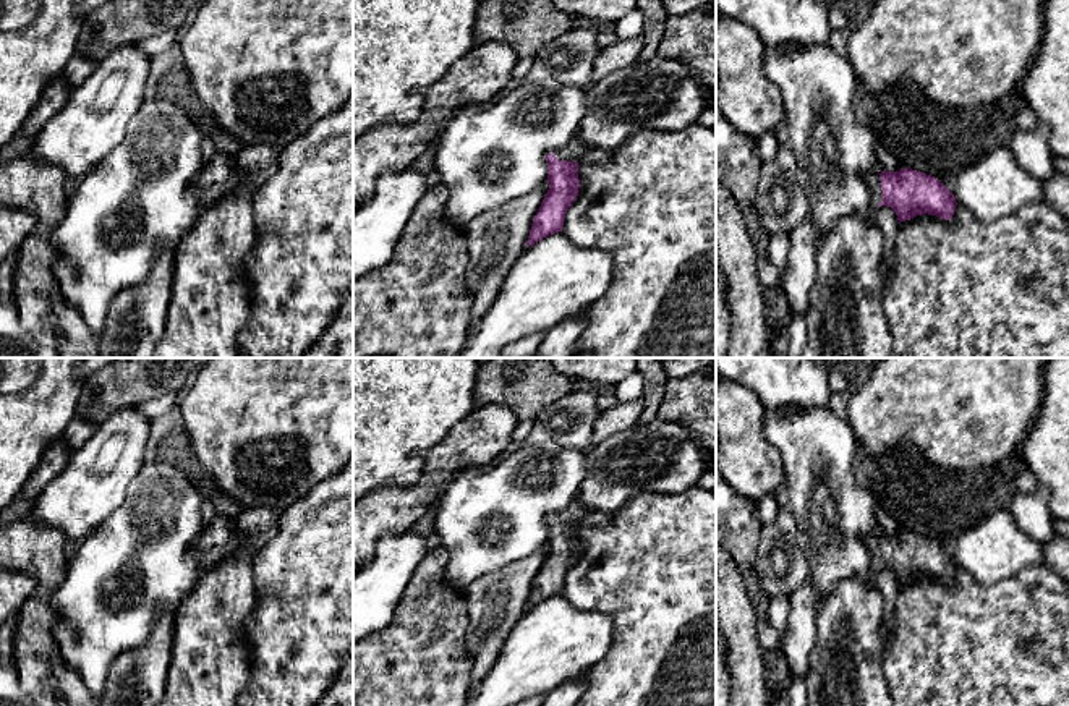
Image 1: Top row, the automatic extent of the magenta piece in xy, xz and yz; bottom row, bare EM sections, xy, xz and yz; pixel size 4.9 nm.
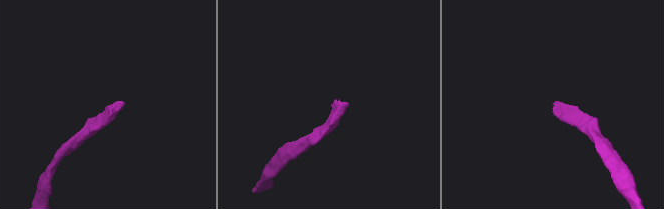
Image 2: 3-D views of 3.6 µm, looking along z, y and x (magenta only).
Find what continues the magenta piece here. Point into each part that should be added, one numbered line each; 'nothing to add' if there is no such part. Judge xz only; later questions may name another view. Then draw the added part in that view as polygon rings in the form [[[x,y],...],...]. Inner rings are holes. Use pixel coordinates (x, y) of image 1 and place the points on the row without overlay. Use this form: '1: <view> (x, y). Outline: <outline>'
1: xz (574, 512). Outline: [[[573,500],[565,510],[556,513],[557,523],[573,525],[578,523],[583,517],[590,515],[590,510]]]

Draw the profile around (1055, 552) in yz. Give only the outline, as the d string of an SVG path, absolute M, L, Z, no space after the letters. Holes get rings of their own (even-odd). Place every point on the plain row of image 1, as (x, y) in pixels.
M1056 534L1041 544L1041 551L1045 564L1053 567L1069 586L1069 539Z

